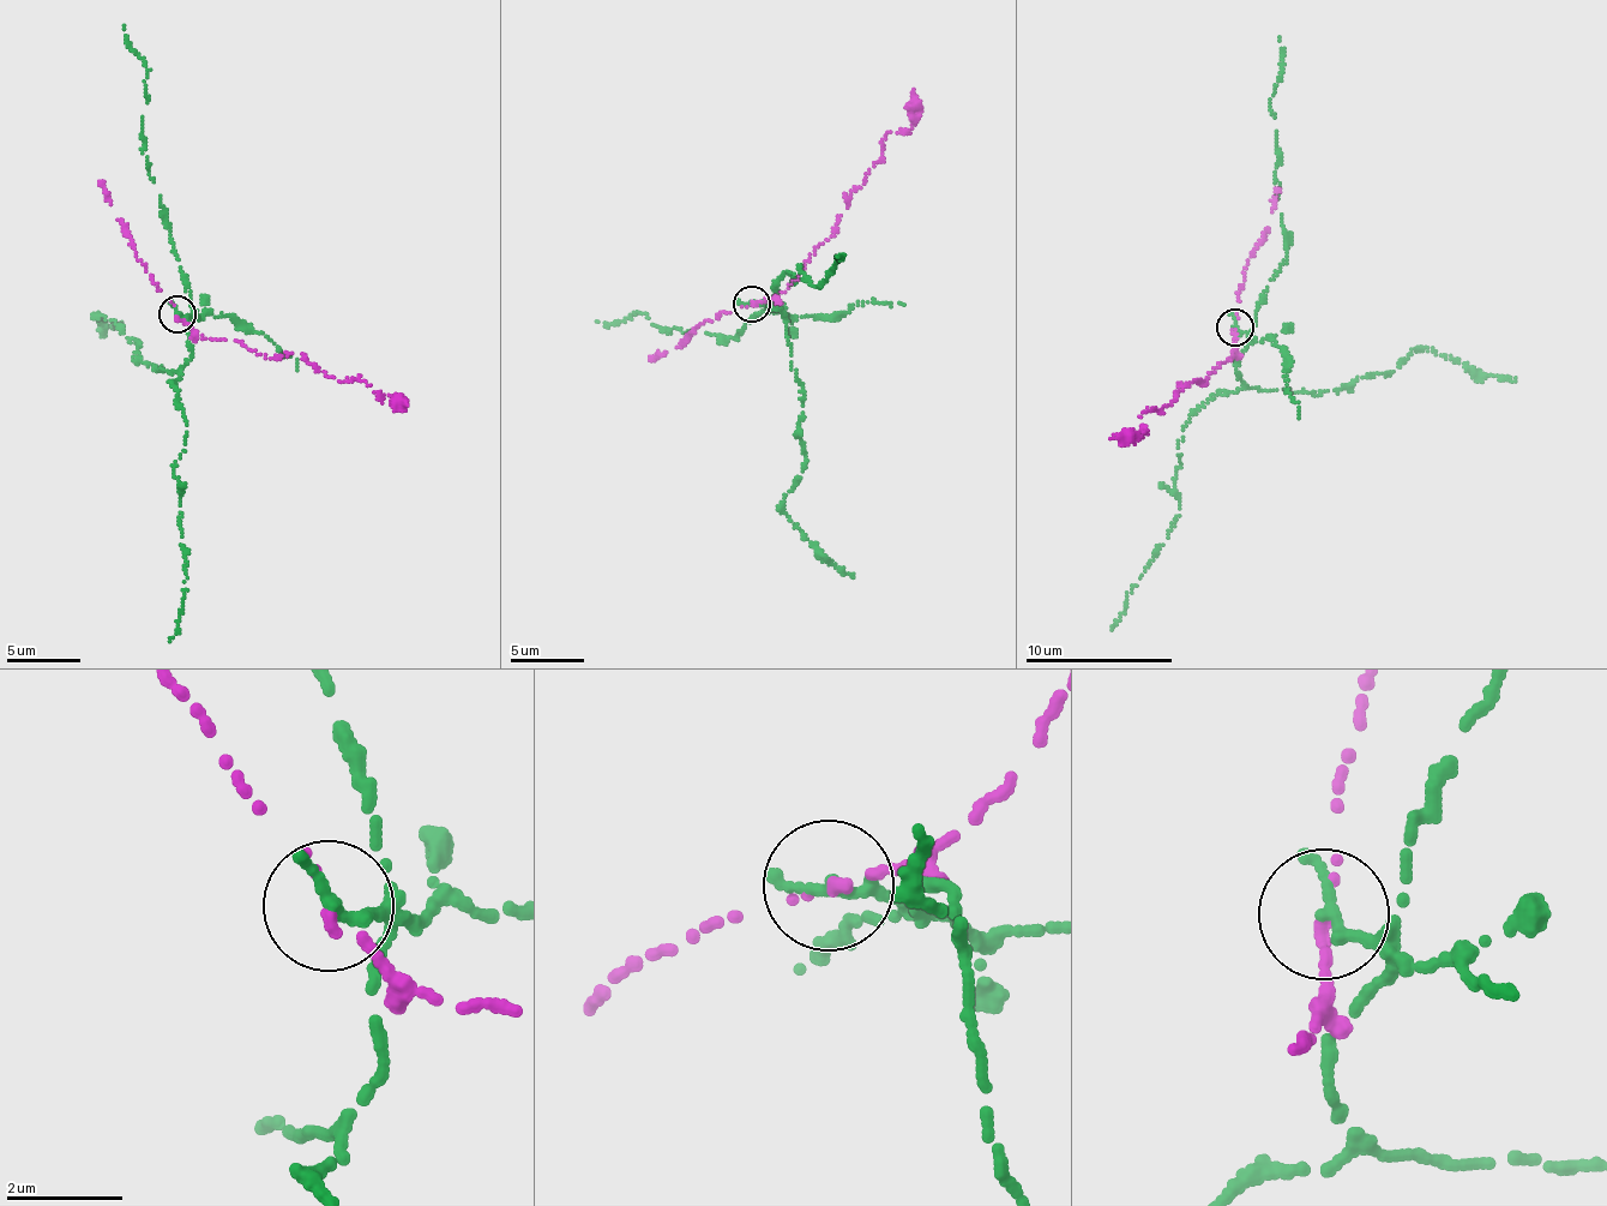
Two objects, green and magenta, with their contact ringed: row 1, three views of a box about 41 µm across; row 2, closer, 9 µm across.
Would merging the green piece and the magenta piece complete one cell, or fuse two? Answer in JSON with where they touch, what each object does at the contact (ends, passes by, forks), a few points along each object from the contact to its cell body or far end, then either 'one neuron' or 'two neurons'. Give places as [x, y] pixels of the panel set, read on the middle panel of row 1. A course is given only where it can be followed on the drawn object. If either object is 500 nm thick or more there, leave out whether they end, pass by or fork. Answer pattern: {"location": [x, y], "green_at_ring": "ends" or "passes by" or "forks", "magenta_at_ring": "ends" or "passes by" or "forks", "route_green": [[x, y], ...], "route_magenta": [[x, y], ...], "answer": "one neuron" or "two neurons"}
{"location": [752, 304], "green_at_ring": "ends", "magenta_at_ring": "ends", "route_green": [[751, 305], [775, 312], [781, 302], [784, 317], [772, 295], [784, 272], [819, 288], [838, 257]], "route_magenta": [[752, 305], [786, 292], [805, 262], [831, 236], [850, 194], [874, 167], [885, 136], [912, 128], [914, 89]], "answer": "two neurons"}

